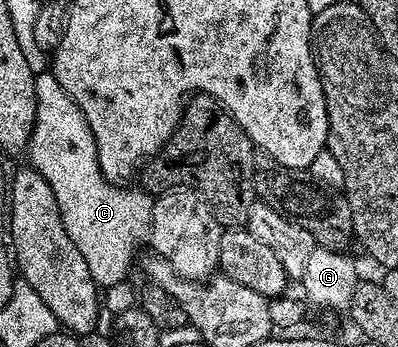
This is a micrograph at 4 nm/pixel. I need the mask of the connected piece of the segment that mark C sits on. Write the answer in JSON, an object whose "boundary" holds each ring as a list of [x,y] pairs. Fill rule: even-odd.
{"boundary":[[[53,72],[34,78],[34,129],[30,132],[29,164],[52,187],[67,235],[80,251],[94,284],[104,289],[104,309],[117,315],[135,308],[136,289],[122,281],[130,260],[150,231],[151,194],[105,181],[98,166],[98,149],[82,113],[63,92]]]}

